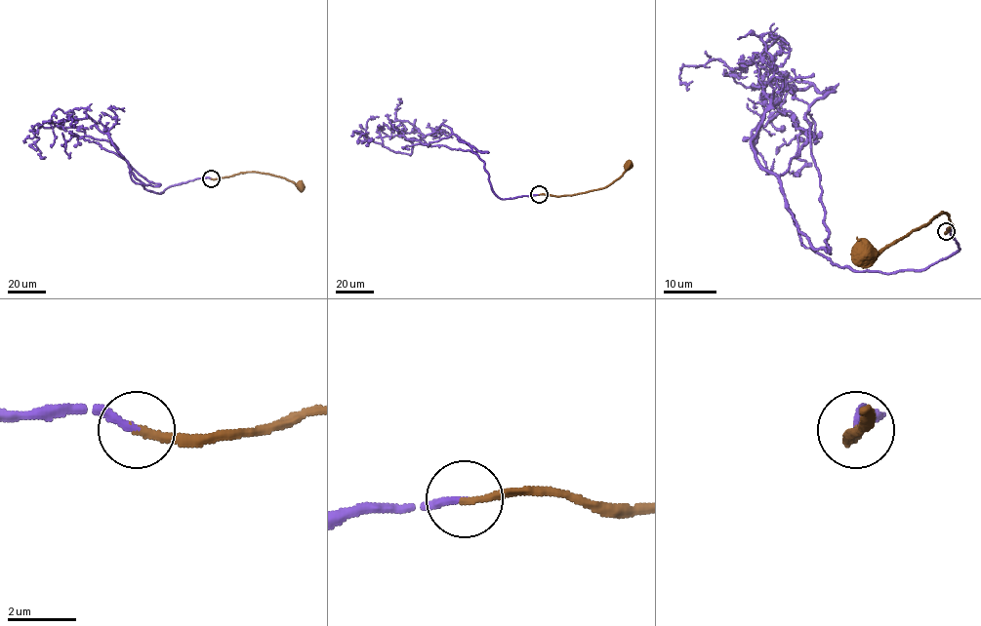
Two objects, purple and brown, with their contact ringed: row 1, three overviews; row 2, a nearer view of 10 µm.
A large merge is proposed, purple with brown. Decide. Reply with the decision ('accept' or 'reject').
accept

